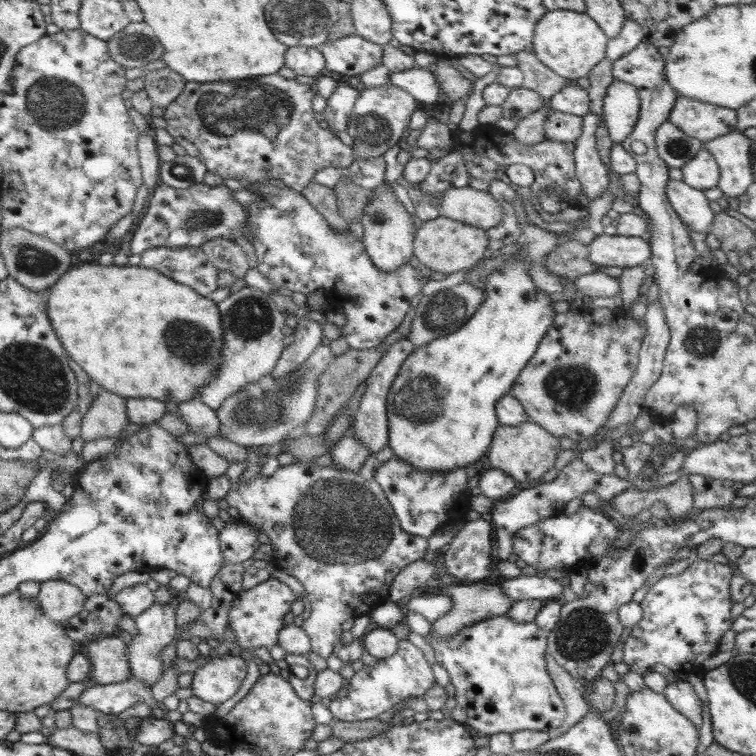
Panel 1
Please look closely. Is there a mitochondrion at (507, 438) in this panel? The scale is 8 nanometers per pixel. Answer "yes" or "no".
no

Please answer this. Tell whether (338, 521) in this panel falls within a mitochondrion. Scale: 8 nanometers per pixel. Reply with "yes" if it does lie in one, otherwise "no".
yes

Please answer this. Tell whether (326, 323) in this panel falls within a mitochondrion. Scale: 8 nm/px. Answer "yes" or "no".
no

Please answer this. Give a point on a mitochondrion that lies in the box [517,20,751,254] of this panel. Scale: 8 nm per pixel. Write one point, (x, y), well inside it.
(679, 148)

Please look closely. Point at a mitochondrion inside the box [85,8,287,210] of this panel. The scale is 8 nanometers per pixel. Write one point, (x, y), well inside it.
(136, 45)

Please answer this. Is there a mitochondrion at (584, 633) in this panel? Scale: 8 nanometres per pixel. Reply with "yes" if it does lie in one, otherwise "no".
yes

